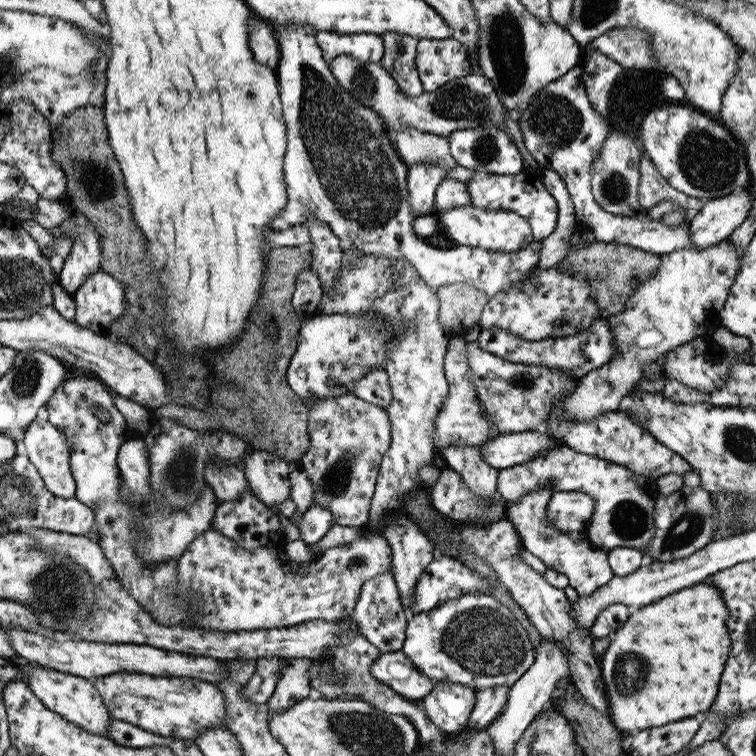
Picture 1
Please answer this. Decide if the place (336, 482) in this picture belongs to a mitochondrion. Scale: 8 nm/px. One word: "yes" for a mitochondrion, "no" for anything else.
yes

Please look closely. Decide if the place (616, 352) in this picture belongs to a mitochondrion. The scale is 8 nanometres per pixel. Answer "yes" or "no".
no

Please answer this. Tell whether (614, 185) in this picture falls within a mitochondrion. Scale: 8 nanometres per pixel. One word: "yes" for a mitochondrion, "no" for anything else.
yes

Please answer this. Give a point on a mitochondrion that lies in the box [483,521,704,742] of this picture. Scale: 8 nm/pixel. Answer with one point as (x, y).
(632, 671)

